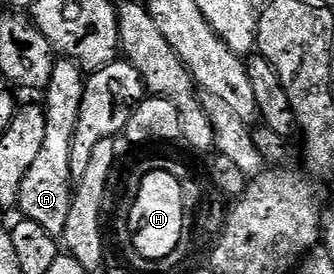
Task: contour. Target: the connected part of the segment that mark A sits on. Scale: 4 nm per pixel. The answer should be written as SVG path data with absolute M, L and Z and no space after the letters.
M70 60L56 61L53 74L49 76L49 84L42 95L41 105L45 112L45 144L37 160L33 160L33 168L25 172L25 180L21 180L19 189L18 213L23 218L33 220L33 224L41 224L45 232L49 232L56 239L62 239L65 220L69 220L69 208L73 197L73 179L69 168L69 152L73 144L73 128L77 128L77 112L81 110L81 96L83 95L83 84L85 81L84 71L79 69L79 63Z

